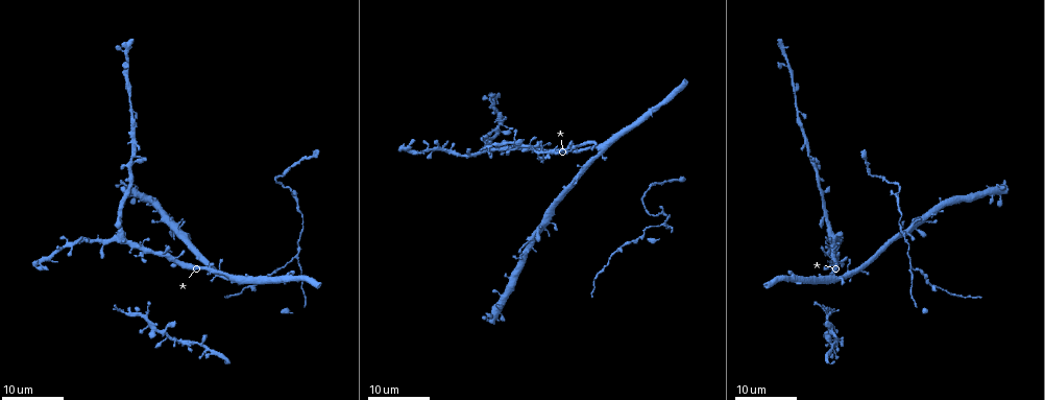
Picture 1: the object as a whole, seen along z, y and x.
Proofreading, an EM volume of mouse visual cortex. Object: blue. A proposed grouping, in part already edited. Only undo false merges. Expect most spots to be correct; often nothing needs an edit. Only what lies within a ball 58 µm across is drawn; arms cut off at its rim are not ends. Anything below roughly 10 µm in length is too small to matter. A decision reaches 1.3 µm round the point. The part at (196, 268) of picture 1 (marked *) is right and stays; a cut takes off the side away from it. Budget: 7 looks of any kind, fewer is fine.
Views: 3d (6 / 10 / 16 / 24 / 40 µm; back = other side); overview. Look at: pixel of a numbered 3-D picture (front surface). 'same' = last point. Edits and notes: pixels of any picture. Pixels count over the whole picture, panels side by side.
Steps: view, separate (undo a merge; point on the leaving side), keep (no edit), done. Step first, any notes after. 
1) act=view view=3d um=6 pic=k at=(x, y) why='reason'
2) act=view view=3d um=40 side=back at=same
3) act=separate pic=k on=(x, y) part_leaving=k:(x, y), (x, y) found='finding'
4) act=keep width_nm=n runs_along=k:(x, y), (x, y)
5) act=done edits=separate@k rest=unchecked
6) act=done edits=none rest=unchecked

act=view view=3d um=16 pic=1 at=(839, 279) why='arms part here'

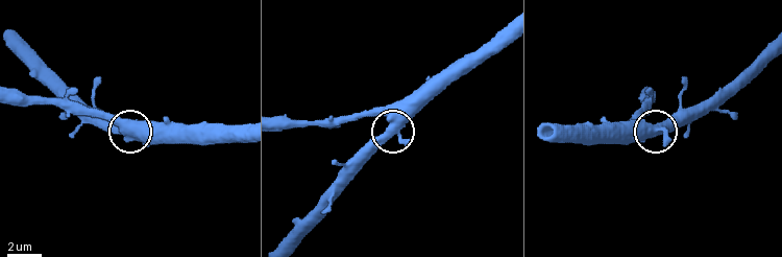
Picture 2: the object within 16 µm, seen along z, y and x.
act=view view=3d um=10 pic=2 at=(395, 131)

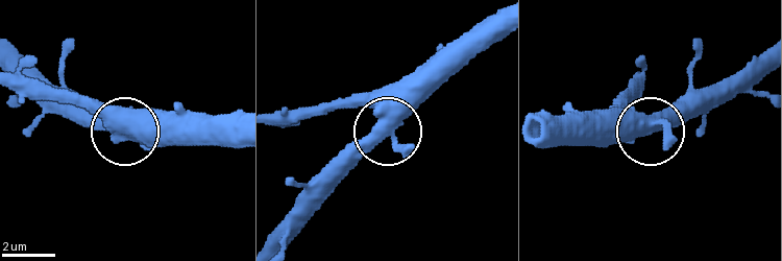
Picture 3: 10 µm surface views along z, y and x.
act=keep side_arm_um=18 runs_along=3:(277, 119), (365, 105), (385, 128), (449, 68) found='one cell here'

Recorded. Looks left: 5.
act=view view=3d um=24 pic=1 at=(117, 234)

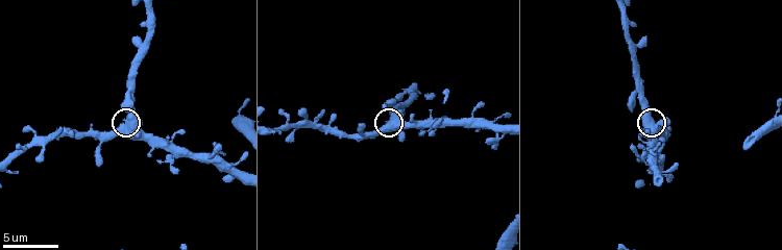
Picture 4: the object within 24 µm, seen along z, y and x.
act=view view=3d um=6 pic=4 at=(126, 123) why='closer look'

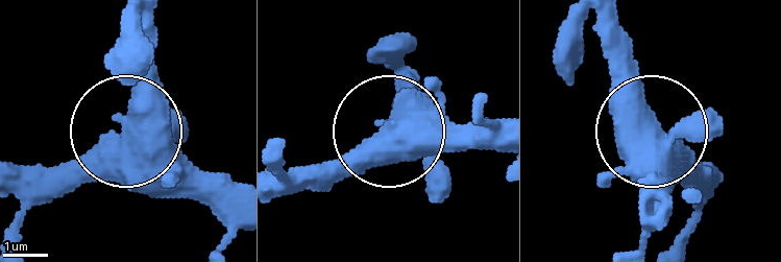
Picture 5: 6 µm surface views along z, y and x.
act=keep side_arm_um=17 found='all the same cell'

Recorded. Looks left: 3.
act=view view=3d um=16 pic=1 at=(146, 314) why='three arms meet'

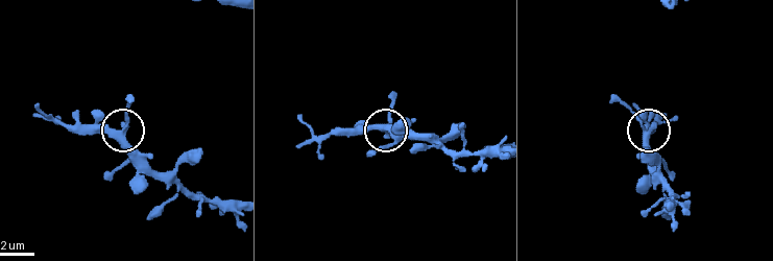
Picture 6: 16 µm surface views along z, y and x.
act=view view=3d um=10 pic=6 at=(121, 134) why='closer look'

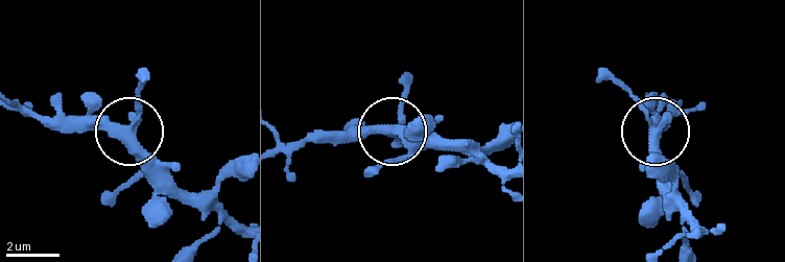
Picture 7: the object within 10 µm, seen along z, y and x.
act=keep arms=3 found='one cell here'

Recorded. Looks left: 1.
act=view view=3d um=16 pic=4 at=(172, 155) why='small branch off a trunk'

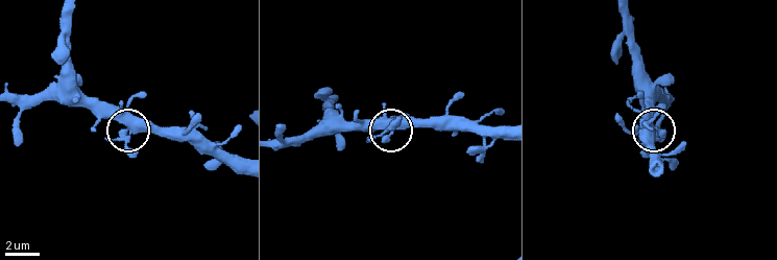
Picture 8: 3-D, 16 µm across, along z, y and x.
act=keep width_nm=390 runs_along=8:(240, 174), (180, 139), (130, 128), (110, 117), (95, 131) found='continuous, no second cell'

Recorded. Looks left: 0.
act=done edits=none rest=unchecked

